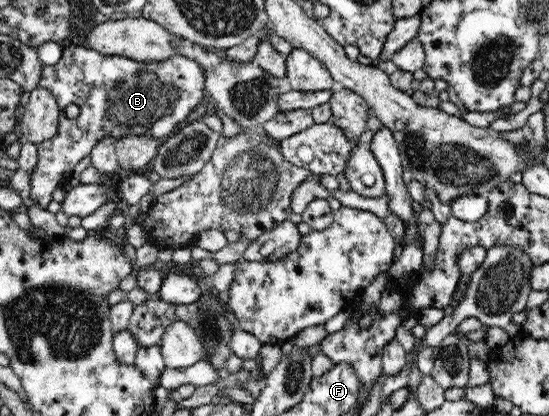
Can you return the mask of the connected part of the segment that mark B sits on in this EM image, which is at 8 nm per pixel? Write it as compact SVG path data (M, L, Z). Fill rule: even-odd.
M67 43L62 46L59 62L53 66L44 66L40 87L53 94L62 113L59 117L57 134L36 144L38 160L34 170L29 173L31 188L28 198L33 204L45 210L53 200L53 192L70 182L75 165L82 158L90 156L91 150L103 134L110 134L116 139L129 133L148 134L153 138L164 140L177 130L175 126L185 120L187 114L201 102L205 84L200 65L182 55L175 56L167 62L144 64L123 56L103 55L88 46L73 46ZM70 105L79 107L79 114L75 118L67 117L65 114L65 108Z

